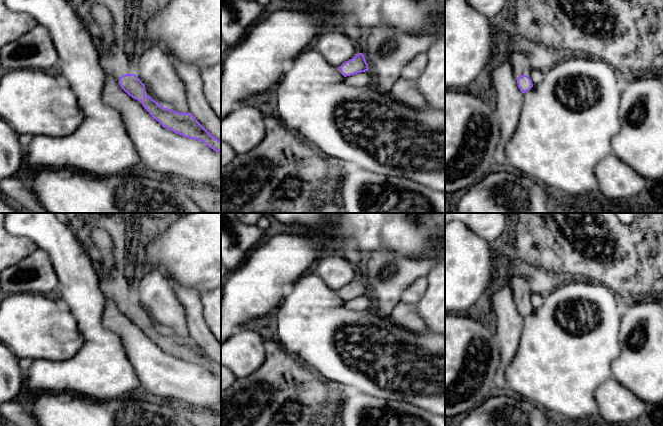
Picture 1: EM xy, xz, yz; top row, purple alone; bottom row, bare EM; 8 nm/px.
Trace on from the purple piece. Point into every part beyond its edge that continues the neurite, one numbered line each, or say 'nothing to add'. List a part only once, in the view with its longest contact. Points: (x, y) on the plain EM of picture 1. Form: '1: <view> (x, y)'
1: xy (116, 283)

